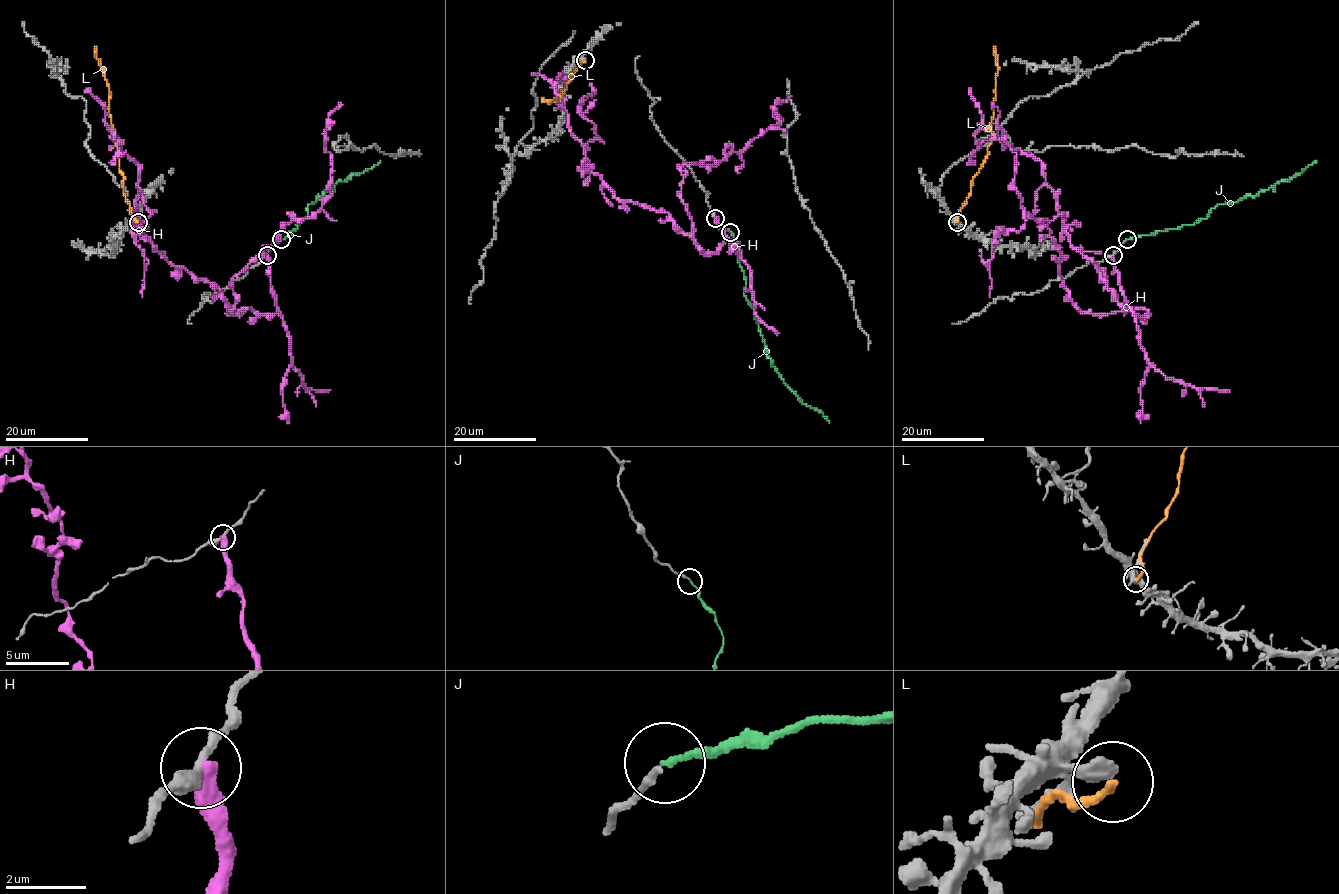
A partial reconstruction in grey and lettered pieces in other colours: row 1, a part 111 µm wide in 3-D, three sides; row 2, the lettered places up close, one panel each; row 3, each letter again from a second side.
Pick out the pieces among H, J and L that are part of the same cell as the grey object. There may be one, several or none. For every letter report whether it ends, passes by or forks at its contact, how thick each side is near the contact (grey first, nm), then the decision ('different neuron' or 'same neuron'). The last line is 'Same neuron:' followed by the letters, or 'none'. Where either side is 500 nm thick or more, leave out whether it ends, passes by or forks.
H: 280/550 nm | different neuron
J: it ends | 170/140 nm | same neuron
L: 500/240 nm | different neuron
Same neuron: J

